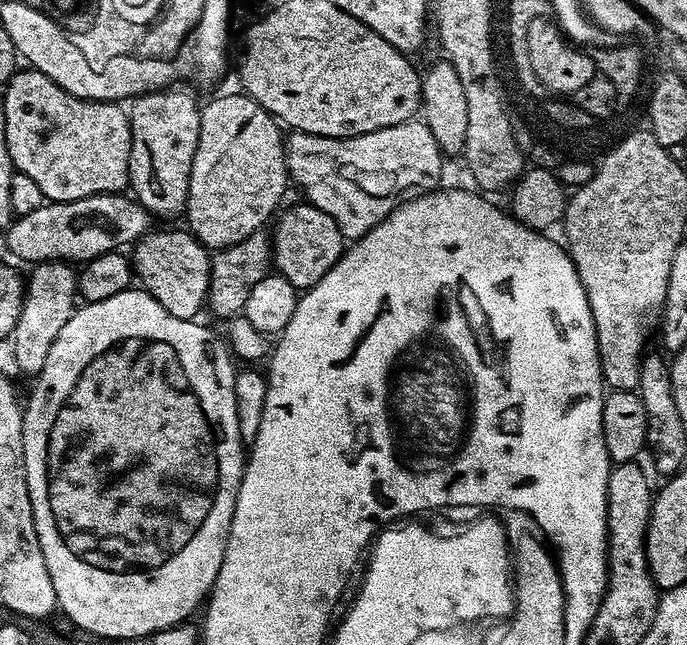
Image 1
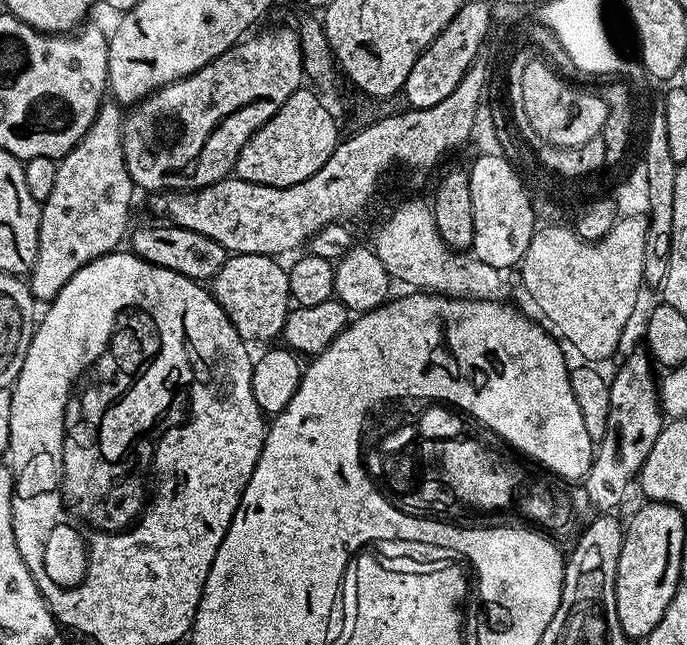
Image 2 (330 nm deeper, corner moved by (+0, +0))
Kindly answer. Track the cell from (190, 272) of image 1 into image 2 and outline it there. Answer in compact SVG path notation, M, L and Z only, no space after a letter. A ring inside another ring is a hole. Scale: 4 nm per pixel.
M235 254L229 255L227 262L222 266L222 270L218 270L218 274L213 276L210 281L210 291L213 296L216 297L217 302L222 306L224 315L230 318L230 322L234 326L234 330L238 330L238 334L244 339L249 345L255 346L255 344L267 345L269 342L267 340L272 340L281 335L284 330L284 323L288 317L290 311L290 301L292 300L292 295L290 294L290 282L288 281L288 268L285 265L280 265L281 261L279 259L273 258L271 256L263 256L262 254L242 254L237 256Z

